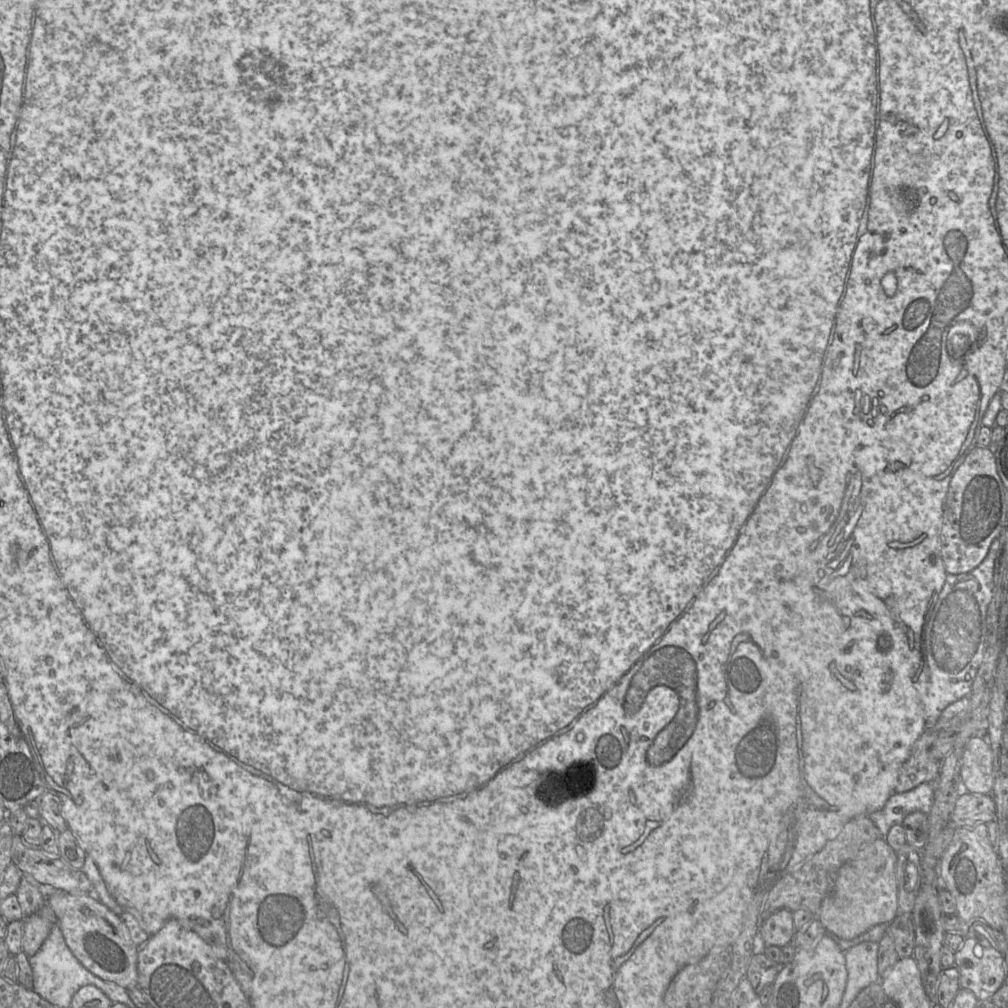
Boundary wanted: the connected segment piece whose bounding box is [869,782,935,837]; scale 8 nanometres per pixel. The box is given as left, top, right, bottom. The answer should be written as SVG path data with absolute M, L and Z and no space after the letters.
M924 782L911 790L894 793L882 809L870 814L869 818L885 837L893 825L902 824L910 813L919 811L928 816L933 805L934 791L934 782Z

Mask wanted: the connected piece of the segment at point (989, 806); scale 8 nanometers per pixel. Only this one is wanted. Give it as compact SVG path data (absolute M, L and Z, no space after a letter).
M966 792L958 796L947 827L961 828L996 821L996 804L990 794Z

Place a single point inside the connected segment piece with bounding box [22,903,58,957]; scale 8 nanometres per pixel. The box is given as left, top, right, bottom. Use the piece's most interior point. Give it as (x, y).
(36, 928)

